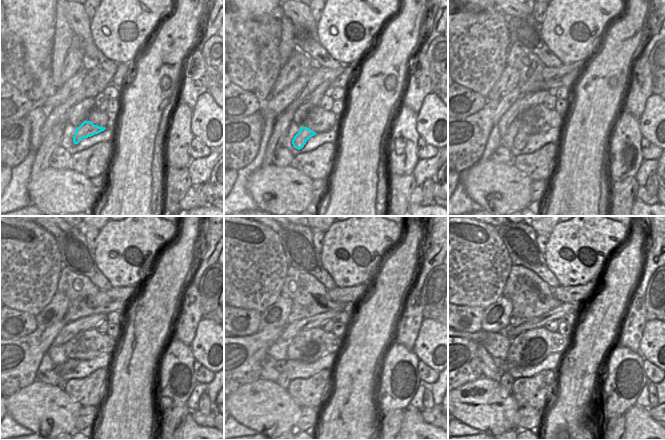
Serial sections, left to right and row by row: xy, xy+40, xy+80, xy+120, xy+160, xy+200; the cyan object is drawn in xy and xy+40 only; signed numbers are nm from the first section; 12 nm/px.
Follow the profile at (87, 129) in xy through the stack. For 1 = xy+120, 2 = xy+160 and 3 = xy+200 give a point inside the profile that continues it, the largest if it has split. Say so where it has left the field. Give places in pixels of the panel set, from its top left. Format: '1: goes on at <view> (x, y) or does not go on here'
1: goes on at xy+120 (68, 367)
2: goes on at xy+160 (281, 366)
3: goes on at xy+200 (505, 366)

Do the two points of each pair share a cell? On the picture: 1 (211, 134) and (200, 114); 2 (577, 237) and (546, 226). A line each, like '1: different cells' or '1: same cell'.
1: same cell
2: different cells

